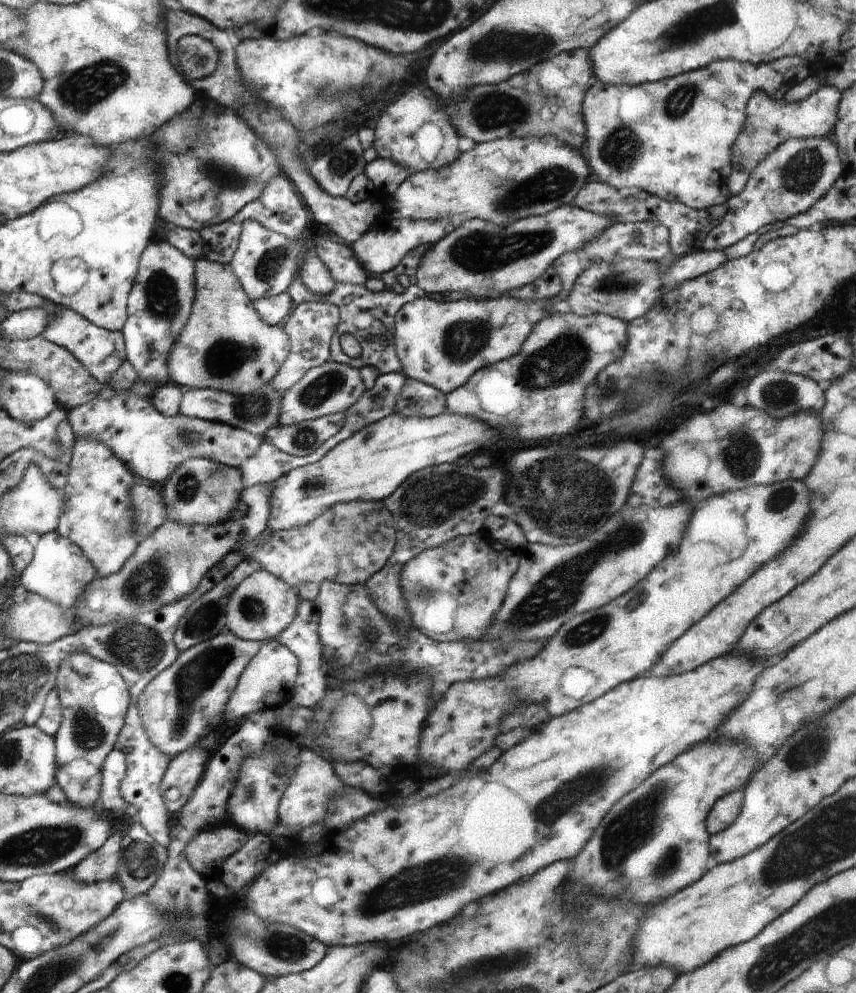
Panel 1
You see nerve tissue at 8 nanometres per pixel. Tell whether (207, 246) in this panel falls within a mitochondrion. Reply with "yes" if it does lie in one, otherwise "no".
no

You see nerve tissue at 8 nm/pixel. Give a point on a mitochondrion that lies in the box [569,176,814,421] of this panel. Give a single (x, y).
(777, 395)

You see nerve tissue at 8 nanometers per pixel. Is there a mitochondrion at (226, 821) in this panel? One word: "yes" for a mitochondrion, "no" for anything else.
no

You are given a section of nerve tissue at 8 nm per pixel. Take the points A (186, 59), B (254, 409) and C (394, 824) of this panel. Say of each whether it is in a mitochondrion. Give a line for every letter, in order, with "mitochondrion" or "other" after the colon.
A: mitochondrion
B: mitochondrion
C: other

